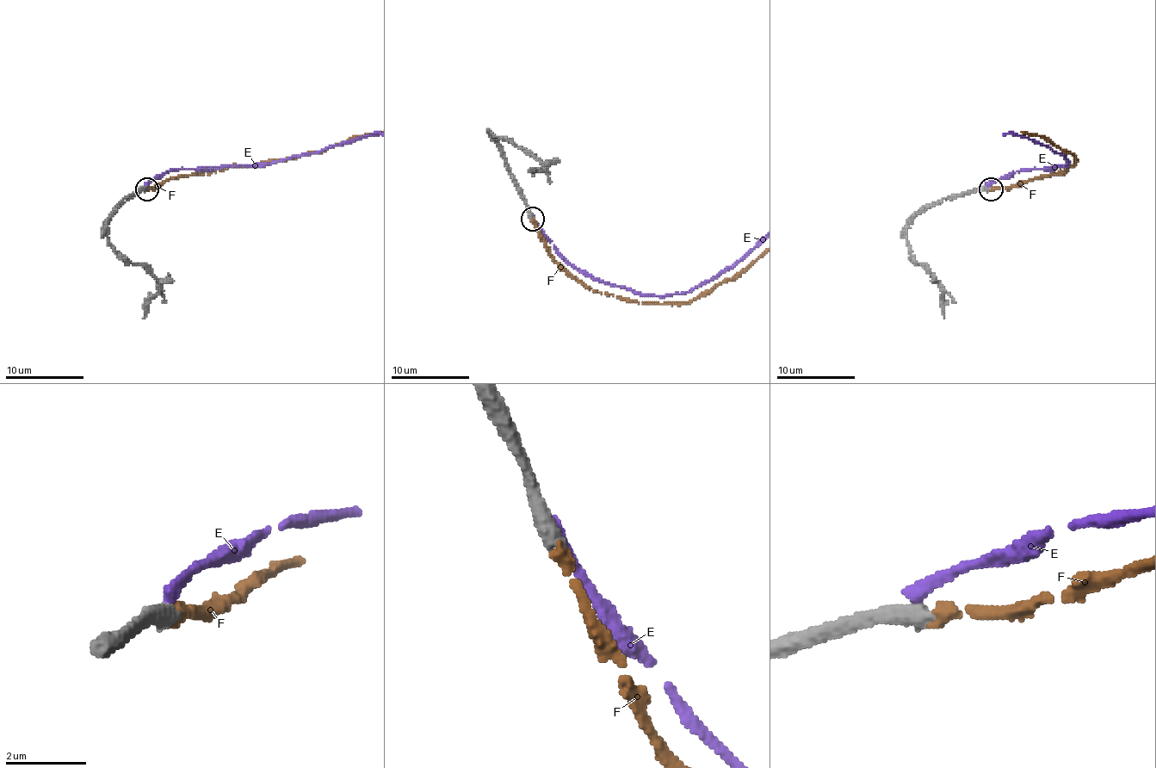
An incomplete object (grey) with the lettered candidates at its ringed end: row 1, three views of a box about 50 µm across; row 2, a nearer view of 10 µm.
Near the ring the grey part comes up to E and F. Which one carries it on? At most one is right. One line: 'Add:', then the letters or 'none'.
Add: F

